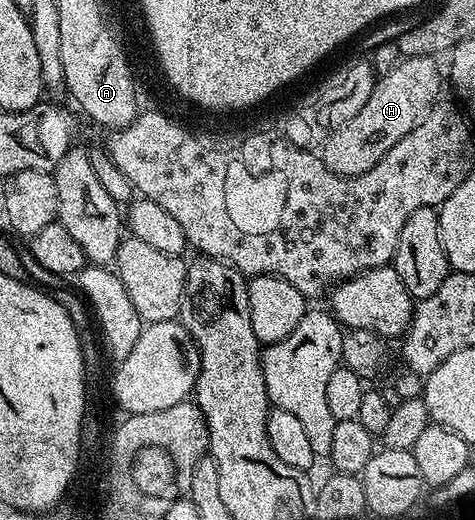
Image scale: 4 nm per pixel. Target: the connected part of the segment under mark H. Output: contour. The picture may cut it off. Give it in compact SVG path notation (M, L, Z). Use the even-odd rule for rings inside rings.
M408 56L400 59L389 74L376 79L369 102L365 102L365 106L345 122L345 126L330 132L321 145L321 155L330 172L339 176L365 174L365 170L377 166L377 162L381 162L381 158L385 158L385 154L393 150L405 134L418 126L440 99L439 68L435 64L438 63L434 56Z

